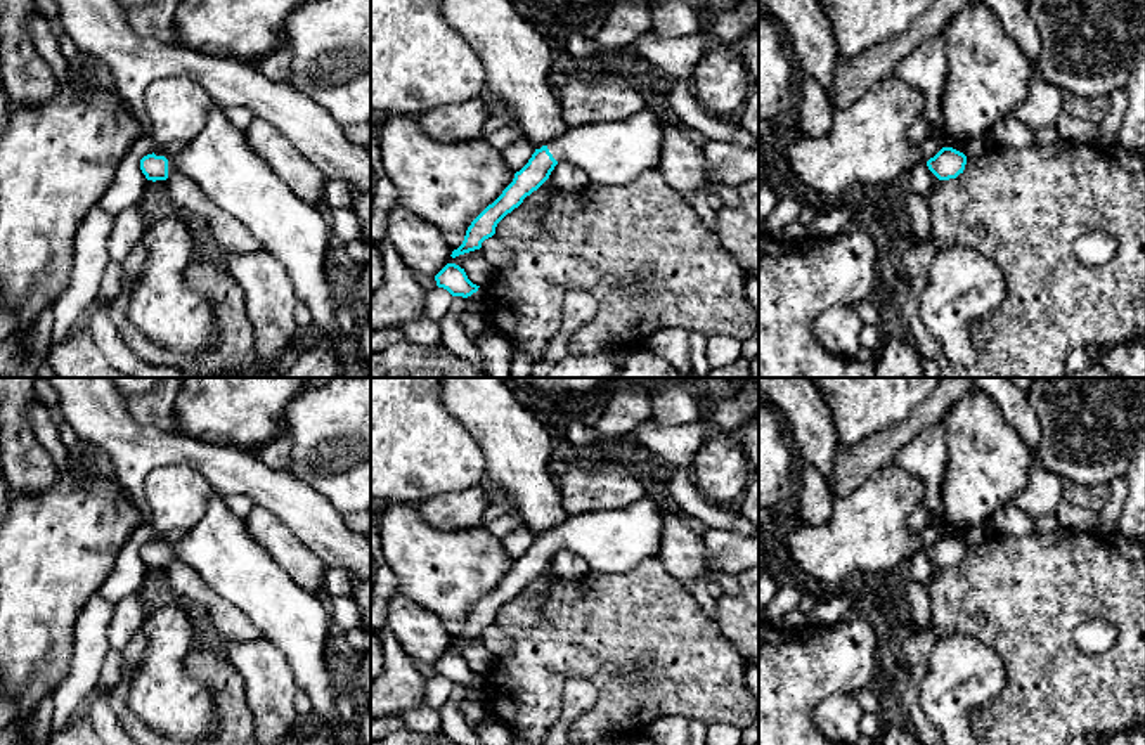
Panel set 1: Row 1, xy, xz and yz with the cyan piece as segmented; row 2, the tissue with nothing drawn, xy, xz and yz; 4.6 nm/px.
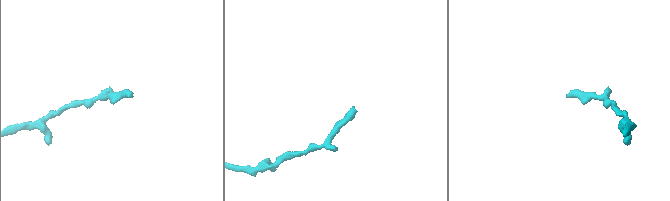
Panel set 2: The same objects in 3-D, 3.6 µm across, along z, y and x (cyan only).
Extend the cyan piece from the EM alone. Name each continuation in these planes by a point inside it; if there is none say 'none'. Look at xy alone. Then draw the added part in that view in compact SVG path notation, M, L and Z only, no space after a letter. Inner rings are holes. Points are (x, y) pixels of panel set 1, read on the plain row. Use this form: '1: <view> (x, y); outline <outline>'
1: xy (220, 550); outline M220 492L208 499L206 513L196 527L180 542L166 547L168 565L187 563L217 596L241 610L286 655L296 686L310 696L310 716L334 731L334 743L364 745L357 722L343 721L334 707L338 693L324 660L326 641L334 632L329 601L300 587L255 541L246 520L230 511Z

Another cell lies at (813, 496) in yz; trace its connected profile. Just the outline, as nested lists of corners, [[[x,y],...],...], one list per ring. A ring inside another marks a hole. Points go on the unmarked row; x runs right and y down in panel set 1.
[[[804,463],[799,473],[795,497],[800,508],[800,523],[823,525],[830,518],[833,497],[821,473],[809,463]]]

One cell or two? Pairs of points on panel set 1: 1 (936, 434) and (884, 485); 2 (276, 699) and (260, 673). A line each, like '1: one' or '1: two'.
1: two
2: one

